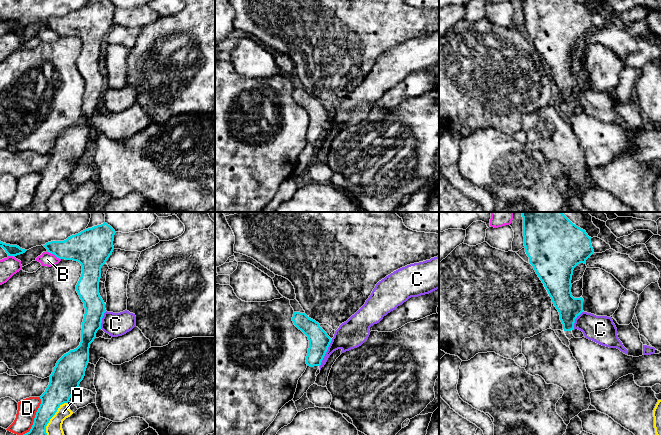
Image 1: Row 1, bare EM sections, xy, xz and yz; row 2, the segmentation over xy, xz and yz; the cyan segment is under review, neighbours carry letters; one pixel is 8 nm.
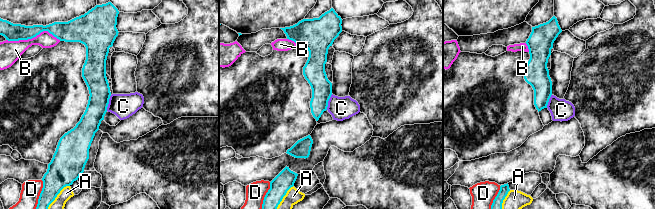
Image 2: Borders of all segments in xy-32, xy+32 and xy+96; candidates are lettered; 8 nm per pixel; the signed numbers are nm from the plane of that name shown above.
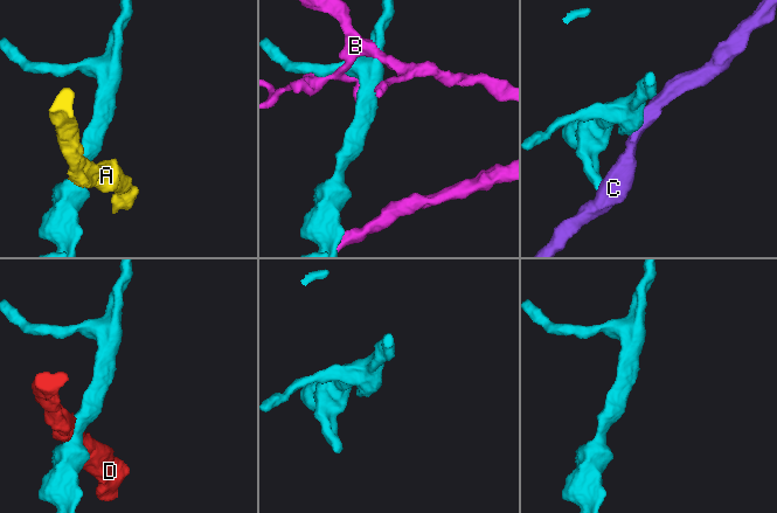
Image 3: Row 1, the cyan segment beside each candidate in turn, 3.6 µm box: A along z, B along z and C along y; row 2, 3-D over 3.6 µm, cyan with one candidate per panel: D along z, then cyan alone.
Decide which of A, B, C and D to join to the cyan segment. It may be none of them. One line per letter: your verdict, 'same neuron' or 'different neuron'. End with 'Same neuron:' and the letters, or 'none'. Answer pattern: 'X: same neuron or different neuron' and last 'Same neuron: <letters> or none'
A: different neuron
B: different neuron
C: different neuron
D: different neuron
Same neuron: none

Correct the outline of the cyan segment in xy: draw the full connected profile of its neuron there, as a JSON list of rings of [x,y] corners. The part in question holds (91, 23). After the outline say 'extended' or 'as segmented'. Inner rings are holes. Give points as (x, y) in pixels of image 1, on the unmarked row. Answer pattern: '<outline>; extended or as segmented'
[[[101,0],[85,5],[78,10],[68,13],[64,17],[51,17],[43,21],[47,28],[54,30],[59,35],[77,37],[82,42],[82,50],[76,61],[76,67],[84,79],[85,90],[82,98],[80,121],[64,130],[56,139],[50,153],[49,161],[40,172],[41,180],[36,188],[33,201],[29,208],[20,212],[47,212],[46,202],[55,191],[58,184],[68,179],[79,159],[85,152],[89,138],[90,120],[96,114],[96,109],[101,105],[102,94],[106,88],[105,79],[99,70],[101,44],[106,39],[114,26],[113,17],[115,6],[108,0]]]; as segmented

